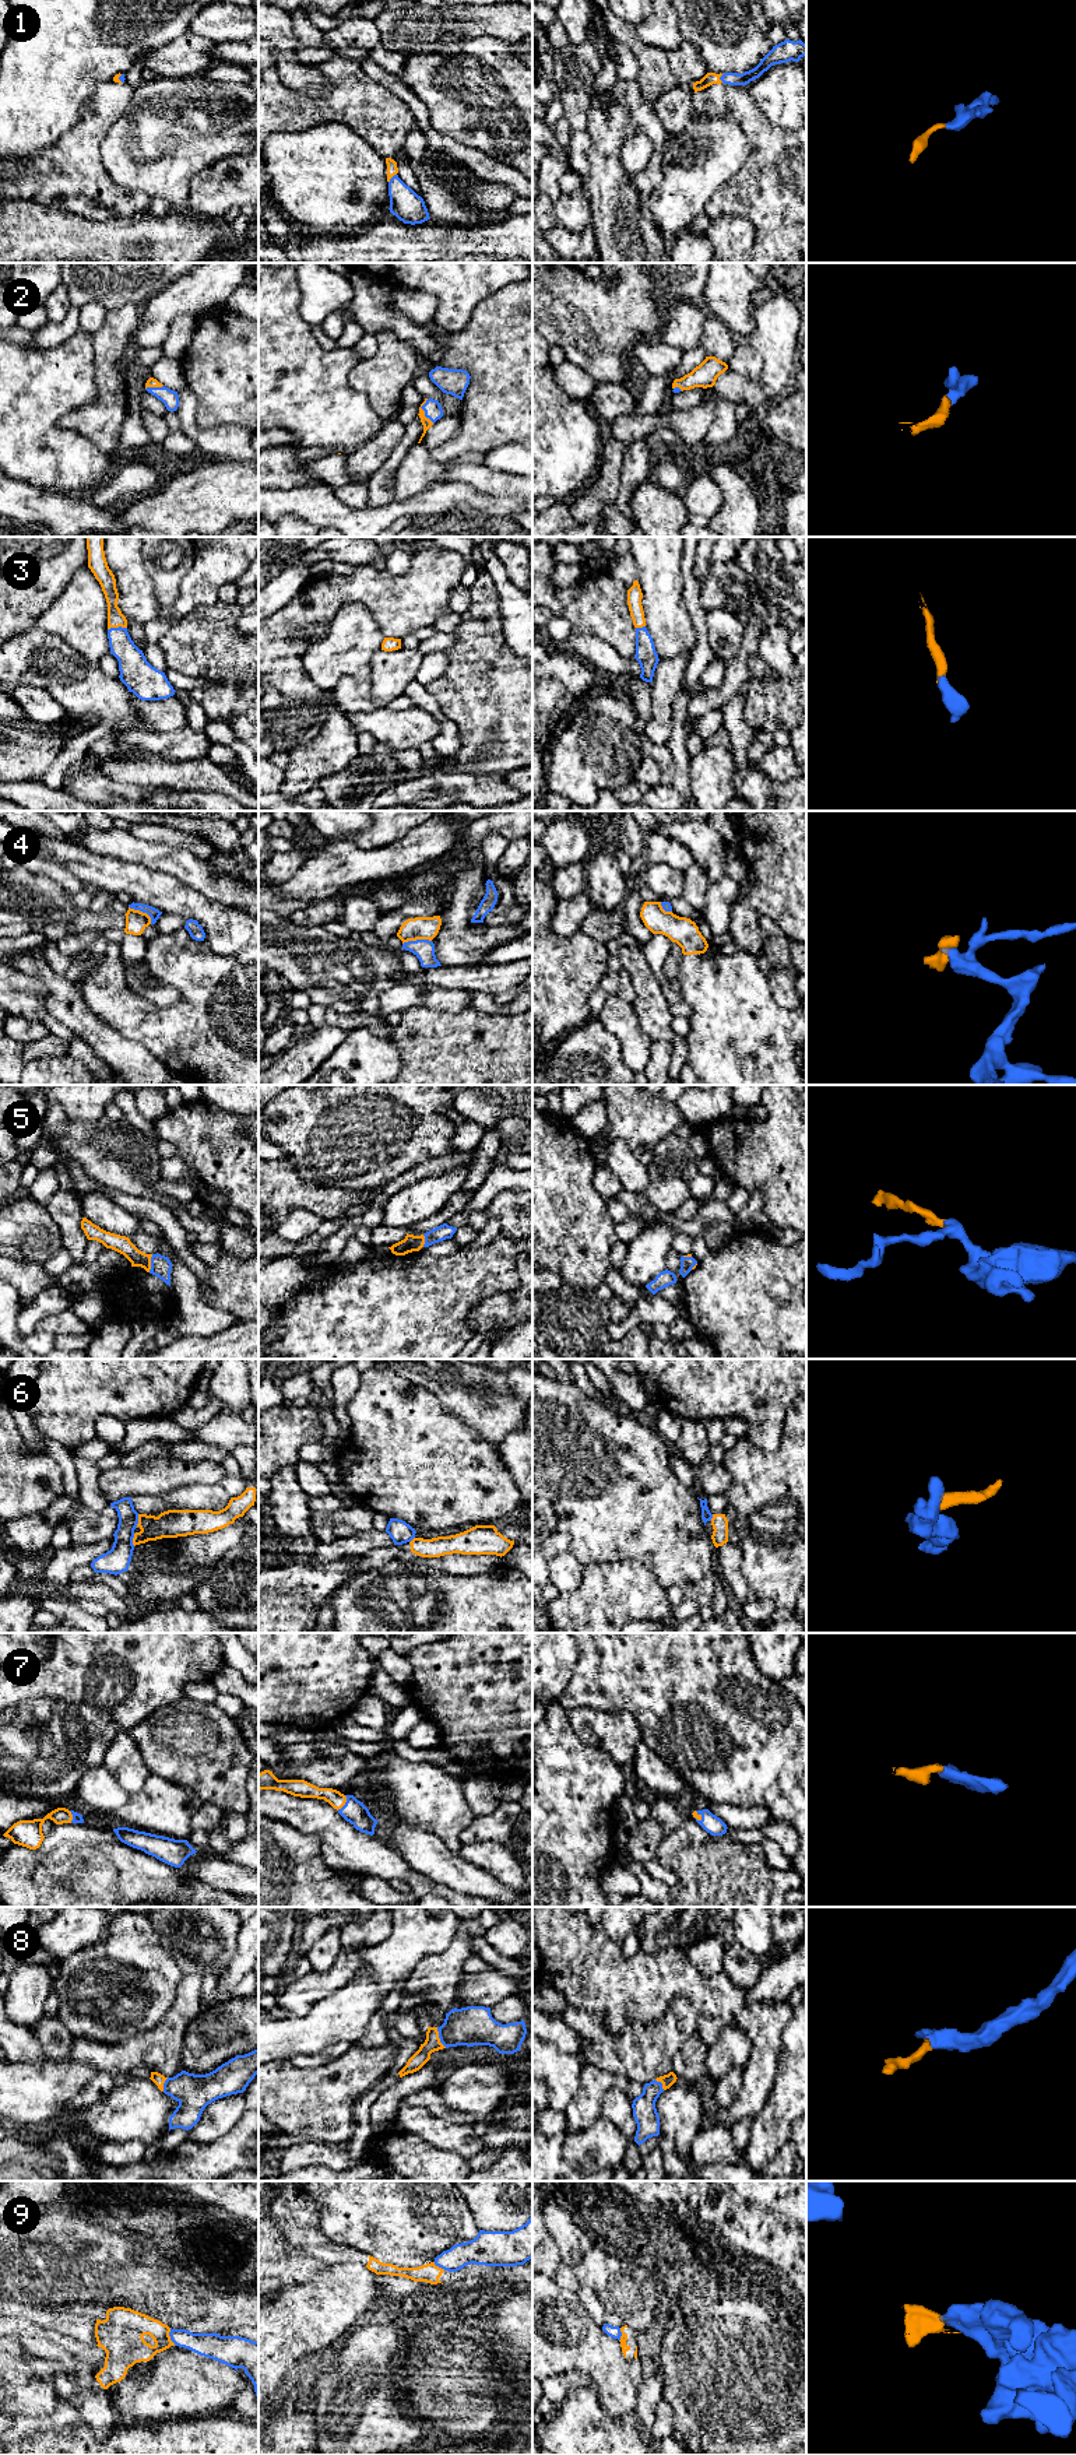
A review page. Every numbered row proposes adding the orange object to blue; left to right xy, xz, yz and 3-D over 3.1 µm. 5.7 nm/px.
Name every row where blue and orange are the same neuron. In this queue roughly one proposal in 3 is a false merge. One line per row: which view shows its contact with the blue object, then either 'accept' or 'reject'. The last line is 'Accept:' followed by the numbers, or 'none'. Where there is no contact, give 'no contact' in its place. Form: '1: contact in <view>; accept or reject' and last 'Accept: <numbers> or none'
1: contact in xz; accept
2: contact in xz; accept
3: contact in xy; accept
4: contact in xz; reject
5: contact in xy; accept
6: contact in xy; reject
7: contact in xz; accept
8: contact in xz; accept
9: contact in xy; reject
Accept: 1, 2, 3, 5, 7, 8

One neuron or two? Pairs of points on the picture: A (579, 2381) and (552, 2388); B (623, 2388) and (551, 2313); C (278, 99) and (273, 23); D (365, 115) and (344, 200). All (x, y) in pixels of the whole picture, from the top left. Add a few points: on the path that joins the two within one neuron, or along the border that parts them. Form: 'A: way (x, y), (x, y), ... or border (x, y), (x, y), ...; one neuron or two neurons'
A: way (572, 2381), (559, 2385); one neuron
B: way (608, 2370), (569, 2331); one neuron
C: border (274, 66), (278, 77), (298, 92); two neurons
D: border (329, 123), (345, 123), (384, 157); two neurons

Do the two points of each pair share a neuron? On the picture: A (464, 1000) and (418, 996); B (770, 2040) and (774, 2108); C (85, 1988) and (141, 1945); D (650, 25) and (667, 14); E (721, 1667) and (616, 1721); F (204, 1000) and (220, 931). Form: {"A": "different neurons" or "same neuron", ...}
{"A": "same neuron", "B": "different neurons", "C": "same neuron", "D": "same neuron", "E": "different neurons", "F": "different neurons"}

